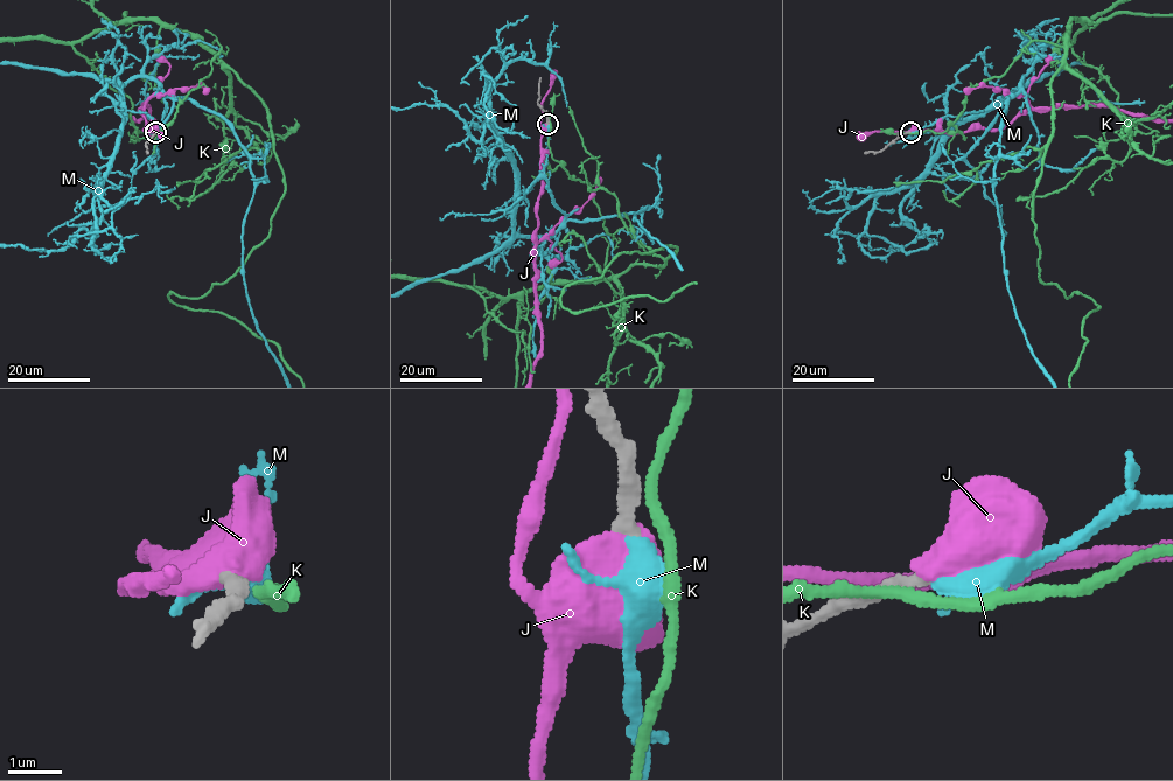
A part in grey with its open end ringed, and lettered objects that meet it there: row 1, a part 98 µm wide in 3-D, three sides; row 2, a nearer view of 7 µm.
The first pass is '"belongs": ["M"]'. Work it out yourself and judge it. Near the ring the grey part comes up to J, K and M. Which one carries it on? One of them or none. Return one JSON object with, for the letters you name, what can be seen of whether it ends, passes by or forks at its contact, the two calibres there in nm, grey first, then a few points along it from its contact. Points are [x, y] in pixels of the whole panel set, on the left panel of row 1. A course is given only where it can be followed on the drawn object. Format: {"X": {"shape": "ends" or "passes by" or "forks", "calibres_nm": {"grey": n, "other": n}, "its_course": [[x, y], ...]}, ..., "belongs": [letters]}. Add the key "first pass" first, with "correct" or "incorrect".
{"first pass": "correct", "M": {"shape": "passes by", "calibres_nm": {"grey": 280, "other": 340}, "its_course": [[155, 132], [125, 107], [138, 77], [216, 111], [250, 159], [252, 318]]}, "belongs": ["M"]}

